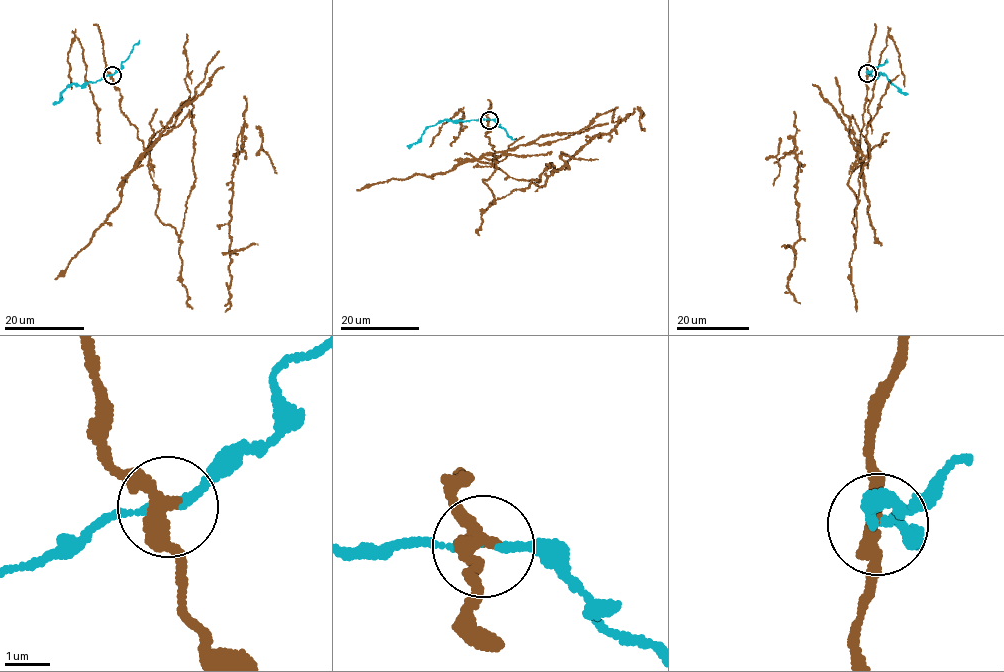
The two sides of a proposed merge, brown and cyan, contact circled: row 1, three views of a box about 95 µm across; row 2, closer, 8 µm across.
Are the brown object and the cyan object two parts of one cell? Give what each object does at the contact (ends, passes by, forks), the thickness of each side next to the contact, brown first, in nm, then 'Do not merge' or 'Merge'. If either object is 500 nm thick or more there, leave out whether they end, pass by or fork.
At the ring brown passes by. At the ring cyan passes by. Thickness 280 nm (brown) against 160 nm. Do not merge

